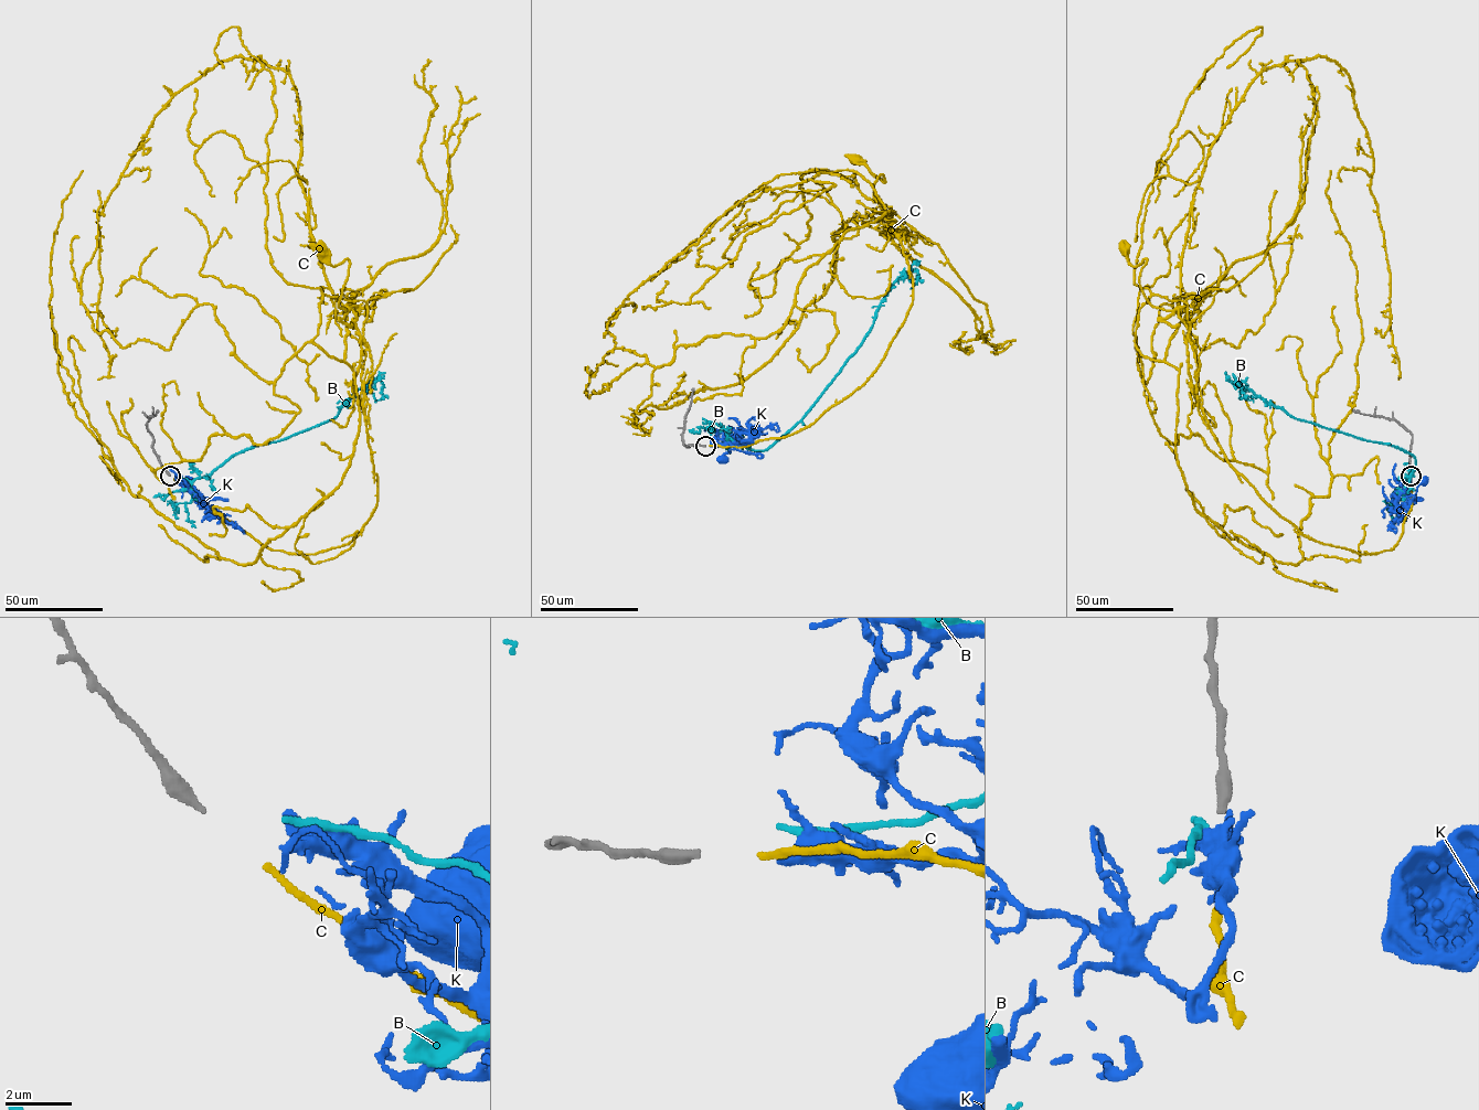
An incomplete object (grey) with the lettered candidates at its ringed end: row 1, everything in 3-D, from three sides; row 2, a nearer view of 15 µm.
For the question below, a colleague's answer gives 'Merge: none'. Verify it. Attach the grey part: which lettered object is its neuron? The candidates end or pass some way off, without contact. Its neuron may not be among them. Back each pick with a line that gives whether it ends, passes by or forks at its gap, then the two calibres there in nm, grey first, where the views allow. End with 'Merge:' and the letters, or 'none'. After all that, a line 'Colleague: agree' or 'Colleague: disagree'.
C: it ends | 320/200 nm
Merge: C
Colleague: disagree

